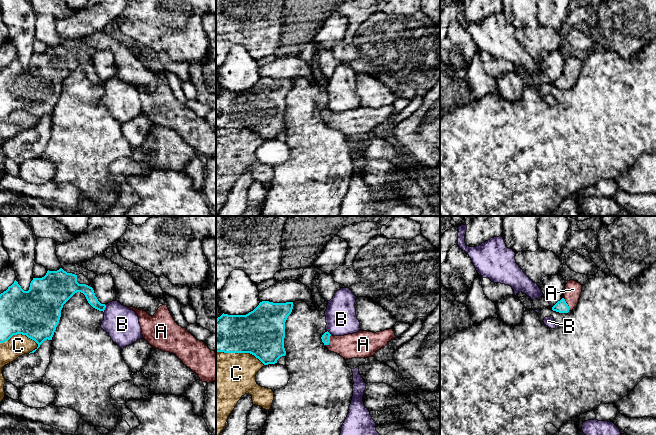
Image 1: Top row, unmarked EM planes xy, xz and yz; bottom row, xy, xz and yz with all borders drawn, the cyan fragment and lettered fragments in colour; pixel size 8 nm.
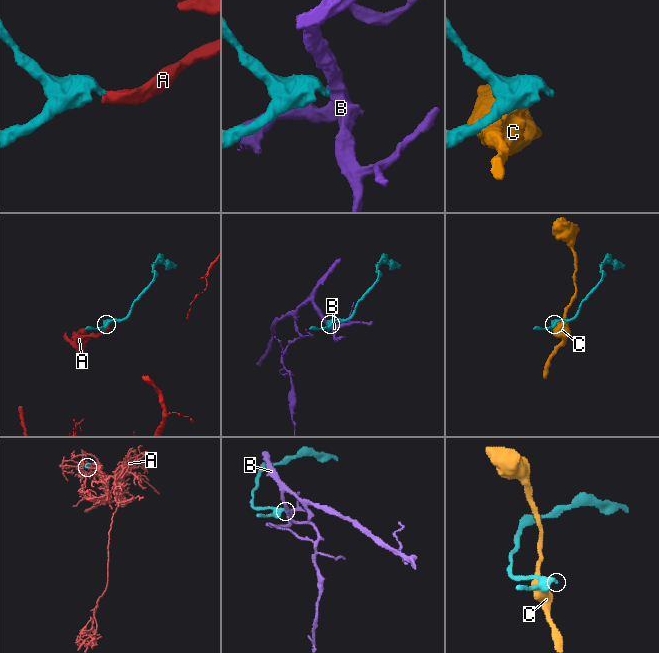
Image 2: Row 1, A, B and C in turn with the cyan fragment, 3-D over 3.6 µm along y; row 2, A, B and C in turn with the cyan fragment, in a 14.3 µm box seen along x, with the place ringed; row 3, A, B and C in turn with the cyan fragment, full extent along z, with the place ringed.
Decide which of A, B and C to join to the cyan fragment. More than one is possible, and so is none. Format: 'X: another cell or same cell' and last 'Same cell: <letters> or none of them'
A: same cell
B: another cell
C: another cell
Same cell: A

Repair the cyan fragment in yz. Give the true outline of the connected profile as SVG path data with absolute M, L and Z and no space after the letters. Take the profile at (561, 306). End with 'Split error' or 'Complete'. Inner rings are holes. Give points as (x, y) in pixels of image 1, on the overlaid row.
M574 280L568 281L563 298L552 307L552 310L559 313L568 313L574 310L579 302L581 292L582 285L580 283Z. Split error

